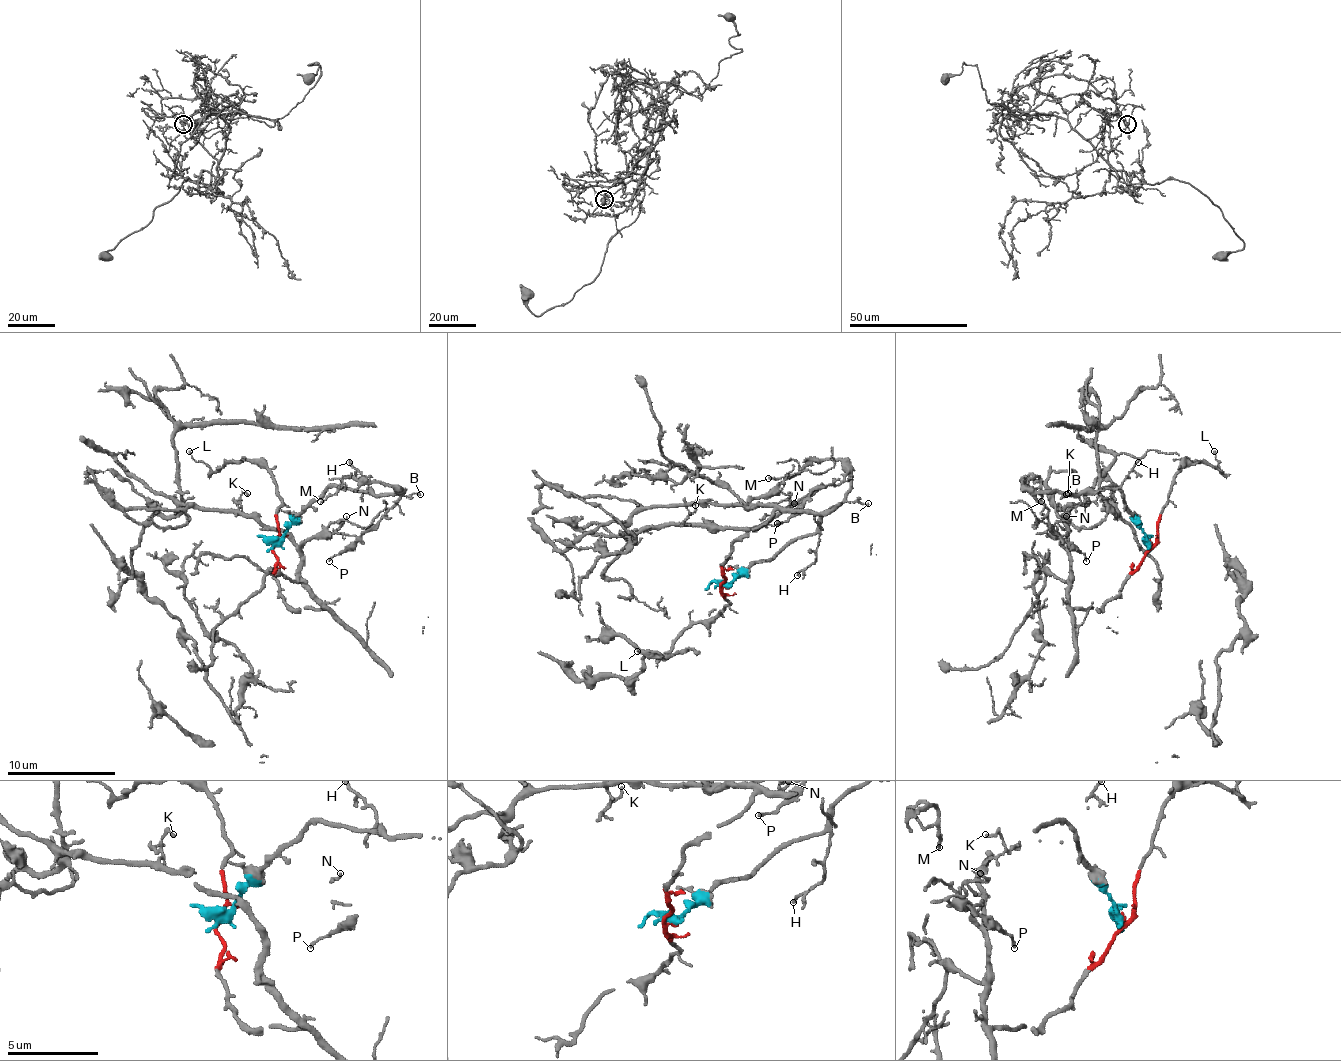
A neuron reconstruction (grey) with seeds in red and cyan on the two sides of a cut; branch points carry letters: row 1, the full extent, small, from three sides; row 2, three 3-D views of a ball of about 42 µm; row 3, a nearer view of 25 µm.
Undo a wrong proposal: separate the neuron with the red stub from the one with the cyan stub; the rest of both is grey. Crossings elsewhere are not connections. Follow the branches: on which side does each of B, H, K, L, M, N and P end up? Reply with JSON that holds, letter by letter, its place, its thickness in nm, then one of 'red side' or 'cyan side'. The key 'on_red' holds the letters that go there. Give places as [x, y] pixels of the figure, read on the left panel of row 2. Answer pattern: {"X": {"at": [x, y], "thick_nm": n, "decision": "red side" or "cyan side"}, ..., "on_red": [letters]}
{"B": {"at": [420, 494], "thick_nm": 130, "decision": "cyan side"}, "H": {"at": [349, 462], "thick_nm": 90, "decision": "cyan side"}, "K": {"at": [247, 493], "thick_nm": 110, "decision": "red side"}, "L": {"at": [189, 451], "thick_nm": 110, "decision": "red side"}, "M": {"at": [320, 501], "thick_nm": 150, "decision": "cyan side"}, "N": {"at": [346, 516], "thick_nm": 130, "decision": "red side"}, "P": {"at": [329, 561], "thick_nm": 130, "decision": "cyan side"}, "on_red": ["K", "L", "N"]}

